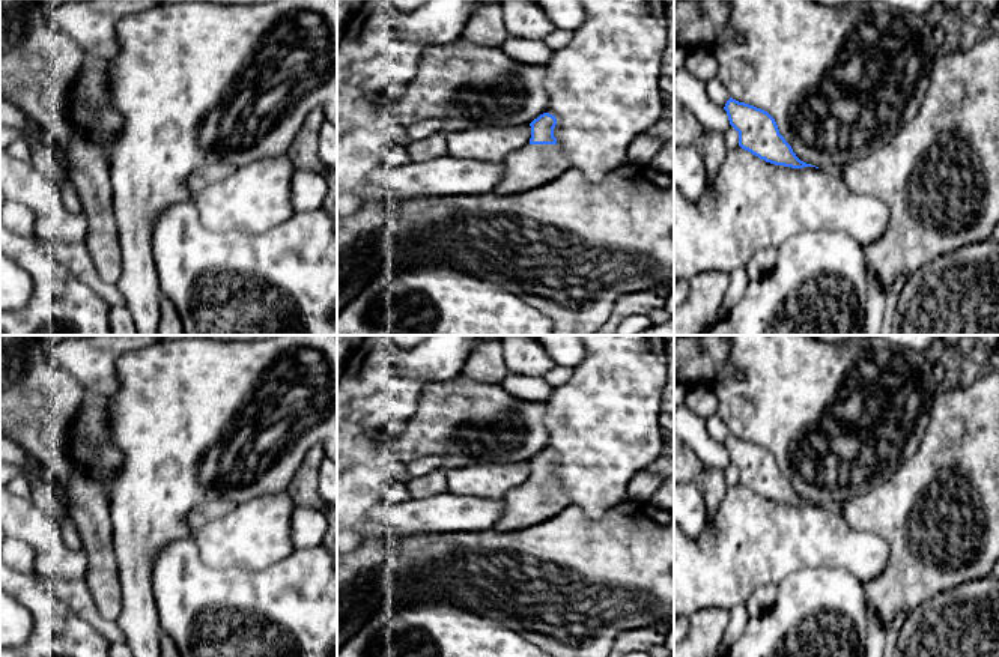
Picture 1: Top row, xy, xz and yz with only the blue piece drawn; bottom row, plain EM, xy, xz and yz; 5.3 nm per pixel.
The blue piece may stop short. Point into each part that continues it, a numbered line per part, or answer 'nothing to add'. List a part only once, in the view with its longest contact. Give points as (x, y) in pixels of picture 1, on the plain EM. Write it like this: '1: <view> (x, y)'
1: xz (533, 502)

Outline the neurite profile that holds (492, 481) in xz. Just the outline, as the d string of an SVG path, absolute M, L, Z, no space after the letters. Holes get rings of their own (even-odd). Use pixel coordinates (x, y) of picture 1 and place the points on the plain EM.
M474 463L447 471L447 489L454 495L504 501L507 493L530 480L531 463Z

